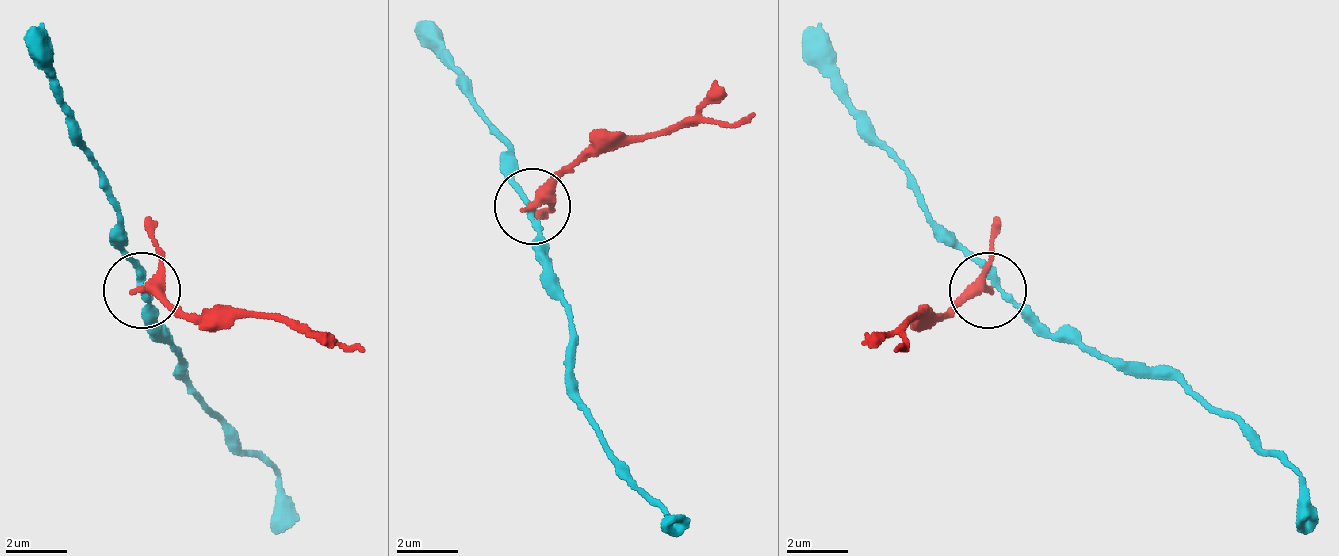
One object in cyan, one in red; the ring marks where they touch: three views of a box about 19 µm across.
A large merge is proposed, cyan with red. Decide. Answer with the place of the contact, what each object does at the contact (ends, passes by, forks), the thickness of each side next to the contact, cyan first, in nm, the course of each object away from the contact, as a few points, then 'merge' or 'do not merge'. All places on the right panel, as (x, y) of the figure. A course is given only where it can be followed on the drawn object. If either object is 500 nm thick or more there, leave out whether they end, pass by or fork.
at (987, 290); cyan passes by; red passes by; 220 nm thick on the cyan side, 320 nm on the other; cyan runs (989, 284), (1089, 345), (1180, 376), (1303, 483), (1295, 529); red runs (989, 292), (936, 315), (913, 315), (898, 353); do not merge

